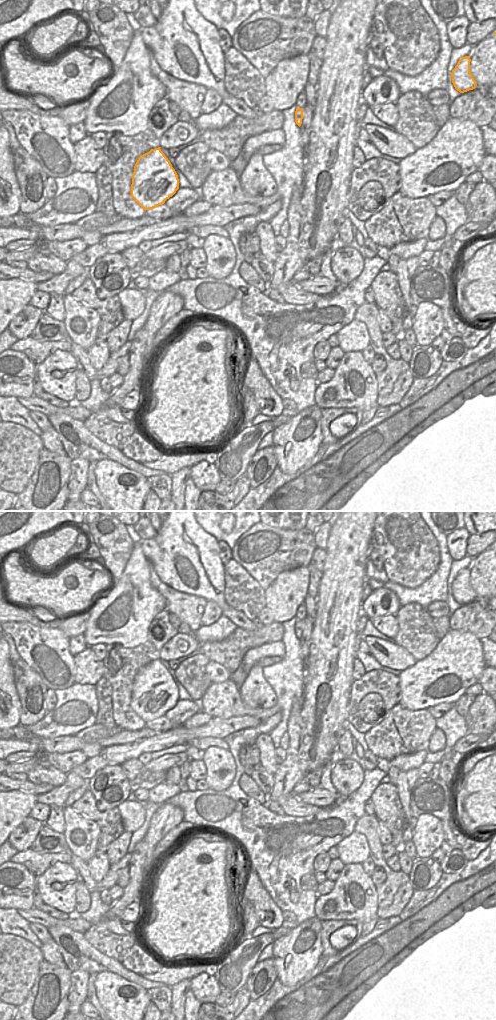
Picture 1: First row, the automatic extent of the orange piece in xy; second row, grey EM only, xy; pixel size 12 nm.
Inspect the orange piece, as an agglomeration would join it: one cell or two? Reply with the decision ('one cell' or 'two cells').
one cell

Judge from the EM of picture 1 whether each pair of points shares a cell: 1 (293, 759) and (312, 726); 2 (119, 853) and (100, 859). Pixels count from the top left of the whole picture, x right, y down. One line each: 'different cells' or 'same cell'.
1: different cells
2: different cells

